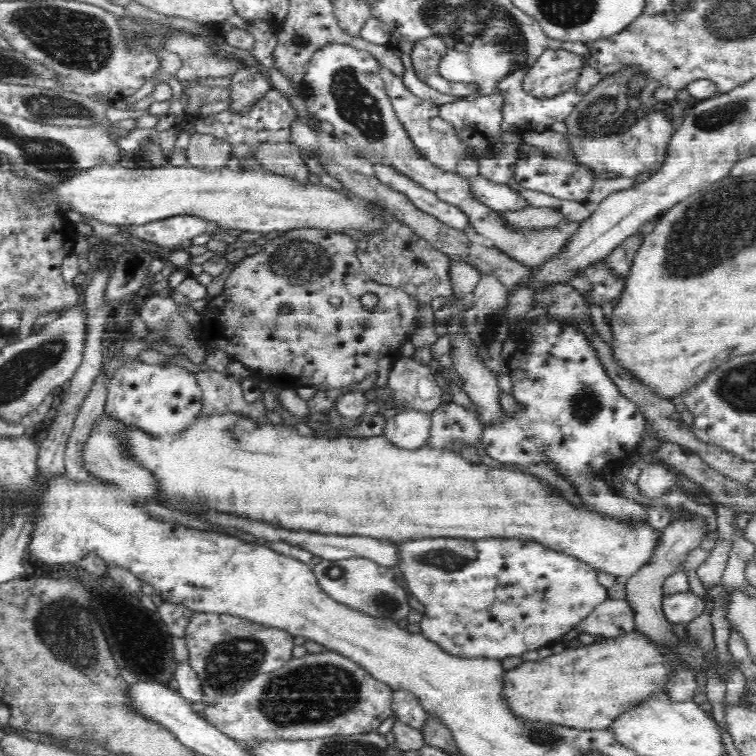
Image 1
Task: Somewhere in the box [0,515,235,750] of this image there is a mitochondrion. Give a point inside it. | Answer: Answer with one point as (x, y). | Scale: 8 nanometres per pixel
(63, 625)

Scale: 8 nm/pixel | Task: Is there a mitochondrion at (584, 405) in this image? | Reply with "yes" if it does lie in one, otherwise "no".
yes

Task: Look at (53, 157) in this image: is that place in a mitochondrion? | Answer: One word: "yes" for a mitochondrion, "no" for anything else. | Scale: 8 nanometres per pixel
yes

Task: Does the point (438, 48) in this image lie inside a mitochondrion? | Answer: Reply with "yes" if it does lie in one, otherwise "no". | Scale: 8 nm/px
yes

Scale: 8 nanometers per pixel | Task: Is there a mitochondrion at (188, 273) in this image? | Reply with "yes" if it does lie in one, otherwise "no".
no

